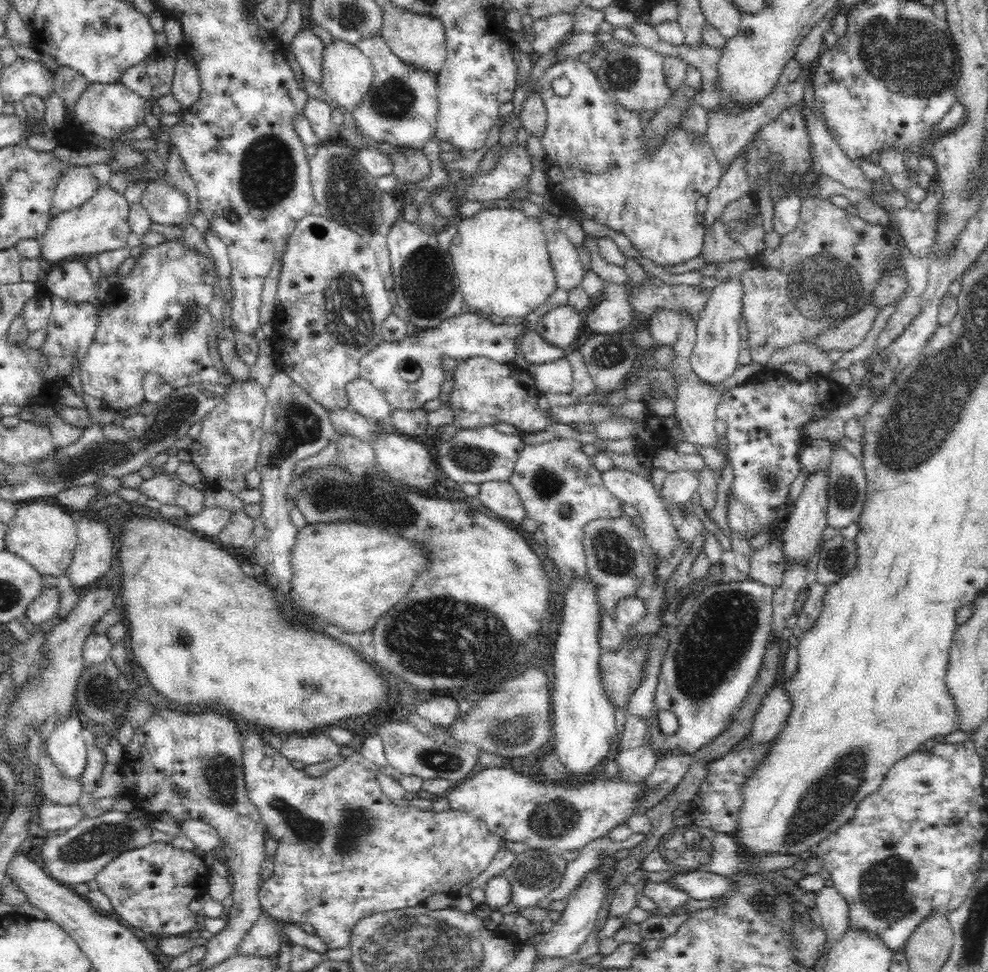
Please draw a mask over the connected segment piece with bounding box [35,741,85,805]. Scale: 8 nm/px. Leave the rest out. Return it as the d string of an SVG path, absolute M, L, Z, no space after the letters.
M41 741L35 752L37 769L42 775L42 792L56 804L74 804L83 792L82 777L70 778L62 775L60 769L48 755L47 741Z

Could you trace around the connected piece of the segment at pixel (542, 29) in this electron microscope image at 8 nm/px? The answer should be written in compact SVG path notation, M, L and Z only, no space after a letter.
M559 13L540 18L532 24L534 42L532 52L543 55L554 48L570 30L573 30L573 14Z

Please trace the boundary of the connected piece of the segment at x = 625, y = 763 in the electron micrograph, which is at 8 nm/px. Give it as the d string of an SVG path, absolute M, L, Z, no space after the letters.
M647 740L640 747L619 751L615 761L618 763L618 779L628 783L643 782L654 771L658 753Z

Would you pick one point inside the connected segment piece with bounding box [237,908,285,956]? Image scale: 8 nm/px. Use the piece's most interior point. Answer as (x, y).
(264, 938)

